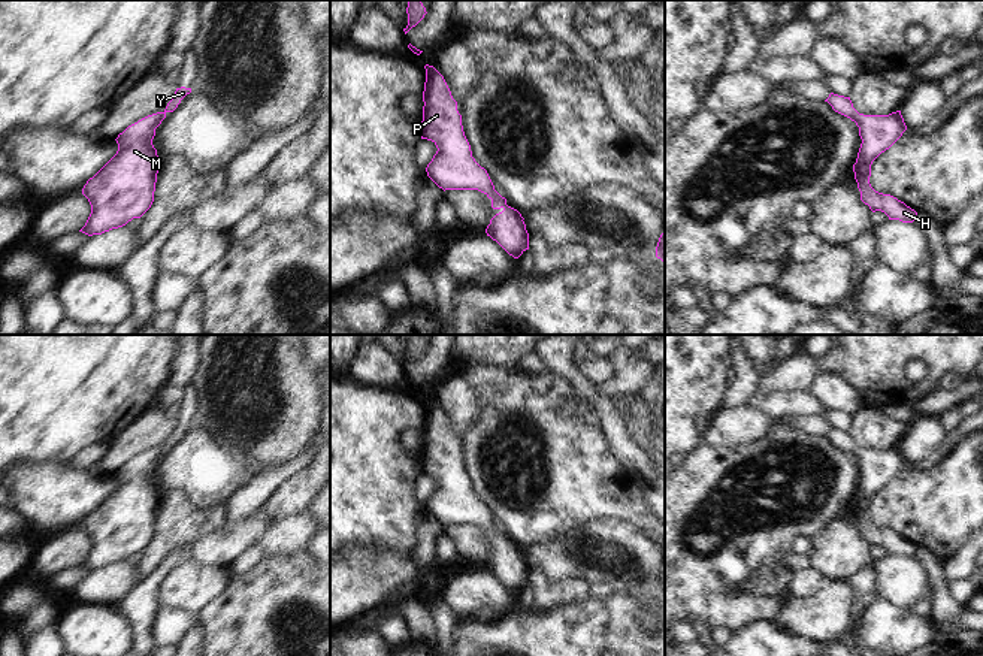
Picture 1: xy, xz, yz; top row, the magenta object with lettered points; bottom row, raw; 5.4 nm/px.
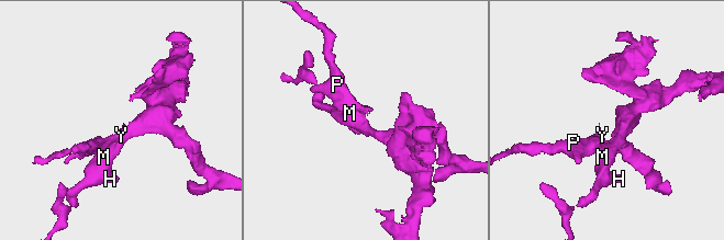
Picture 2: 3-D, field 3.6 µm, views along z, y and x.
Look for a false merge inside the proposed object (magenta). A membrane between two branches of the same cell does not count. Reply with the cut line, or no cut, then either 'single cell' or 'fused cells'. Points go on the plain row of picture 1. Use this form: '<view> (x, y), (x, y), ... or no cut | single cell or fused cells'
no cut | single cell

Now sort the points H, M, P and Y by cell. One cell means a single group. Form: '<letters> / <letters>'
H M P Y

